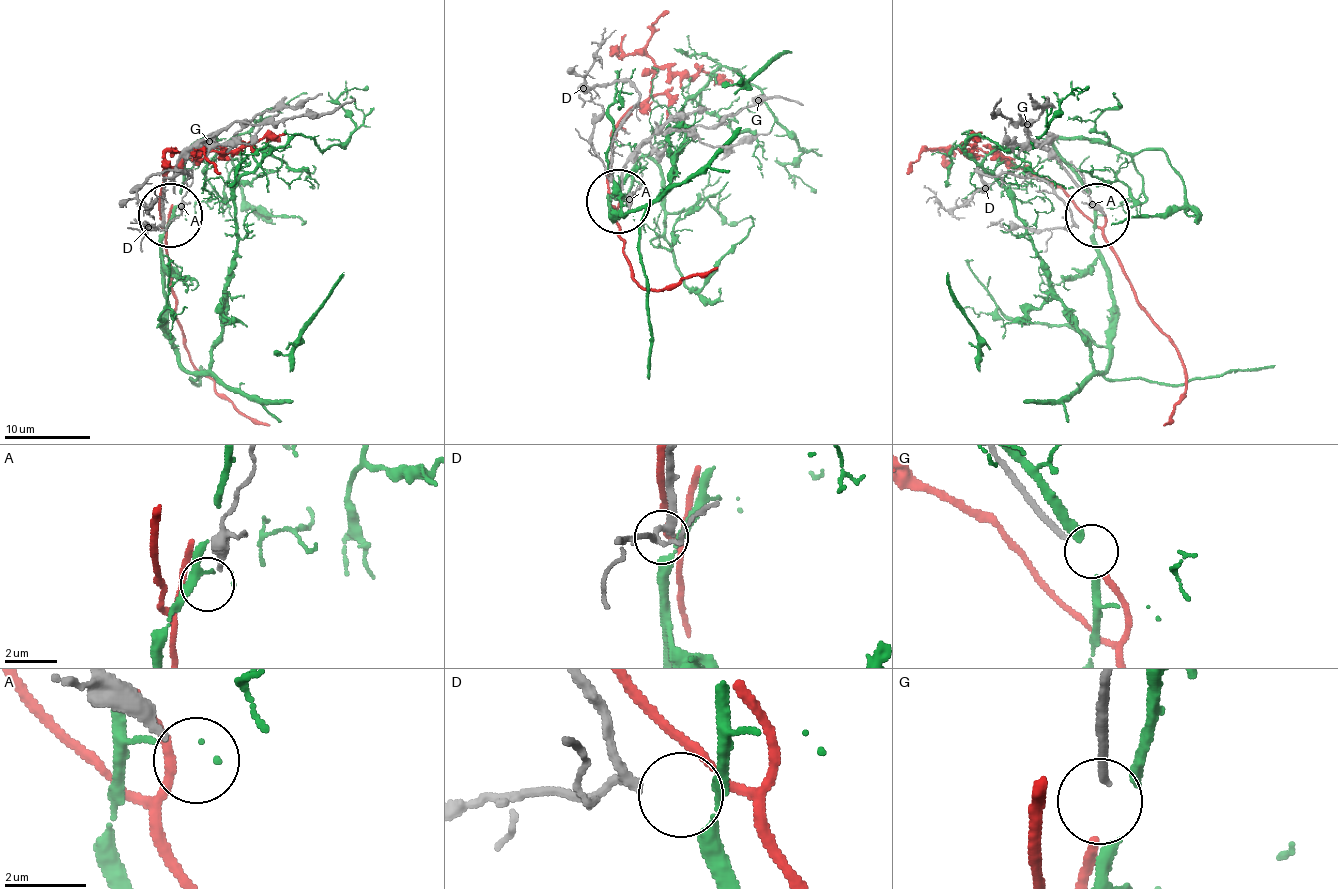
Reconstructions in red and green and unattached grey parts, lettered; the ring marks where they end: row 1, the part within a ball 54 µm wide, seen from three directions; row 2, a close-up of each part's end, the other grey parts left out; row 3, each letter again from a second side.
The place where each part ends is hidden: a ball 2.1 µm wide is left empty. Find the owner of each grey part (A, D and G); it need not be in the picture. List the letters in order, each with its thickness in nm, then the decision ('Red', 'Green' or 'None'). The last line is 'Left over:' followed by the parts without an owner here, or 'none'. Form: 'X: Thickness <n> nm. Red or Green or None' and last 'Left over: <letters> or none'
A: Thickness 240 nm. None
D: Thickness 240 nm. Green
G: Thickness 200 nm. Red
Left over: A

